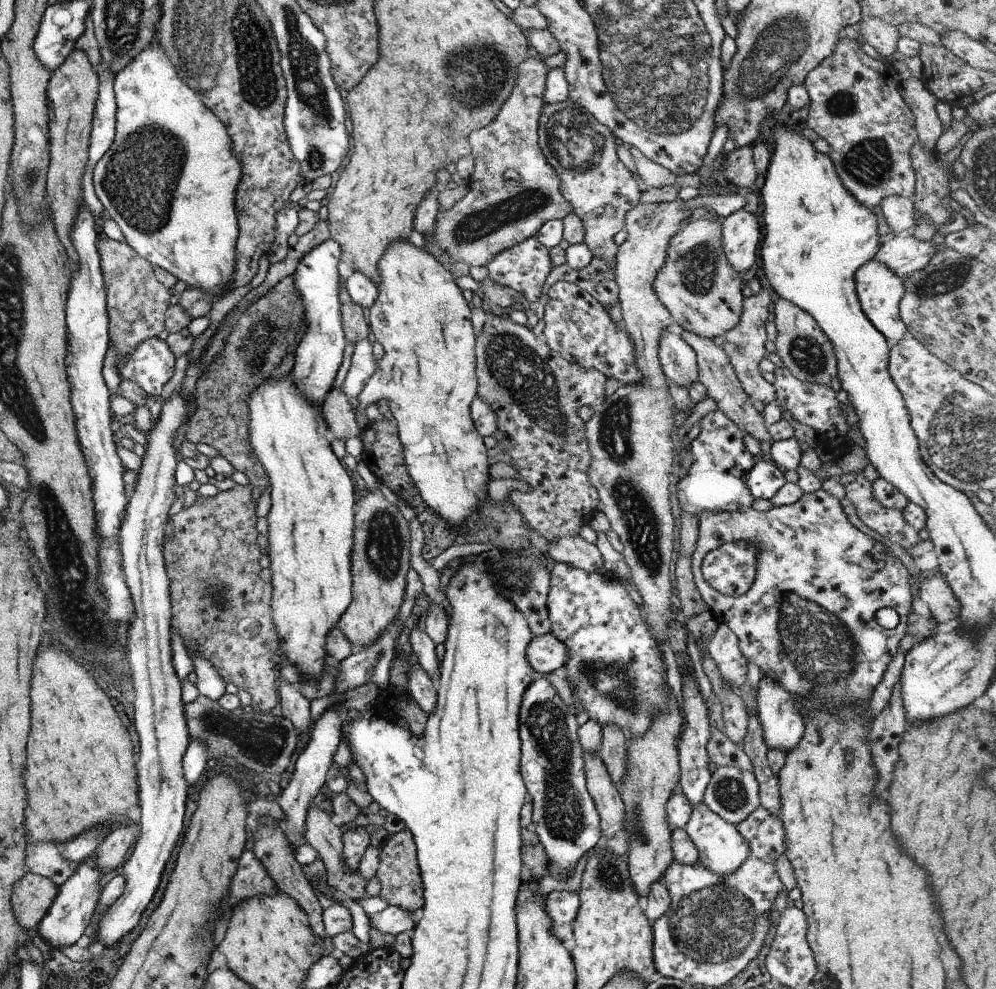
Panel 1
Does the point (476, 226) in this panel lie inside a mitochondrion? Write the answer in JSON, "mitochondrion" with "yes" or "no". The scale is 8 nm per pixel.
{"mitochondrion":"yes"}

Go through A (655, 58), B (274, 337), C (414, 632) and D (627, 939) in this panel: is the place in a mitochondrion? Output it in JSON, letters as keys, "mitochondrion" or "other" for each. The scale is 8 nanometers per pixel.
{"A":"mitochondrion","B":"mitochondrion","C":"other","D":"other"}

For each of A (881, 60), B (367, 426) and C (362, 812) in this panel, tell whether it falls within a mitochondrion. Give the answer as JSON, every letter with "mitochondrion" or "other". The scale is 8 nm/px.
{"A":"other","B":"other","C":"other"}

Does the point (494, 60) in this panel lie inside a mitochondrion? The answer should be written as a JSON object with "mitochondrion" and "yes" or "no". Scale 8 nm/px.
{"mitochondrion":"yes"}

